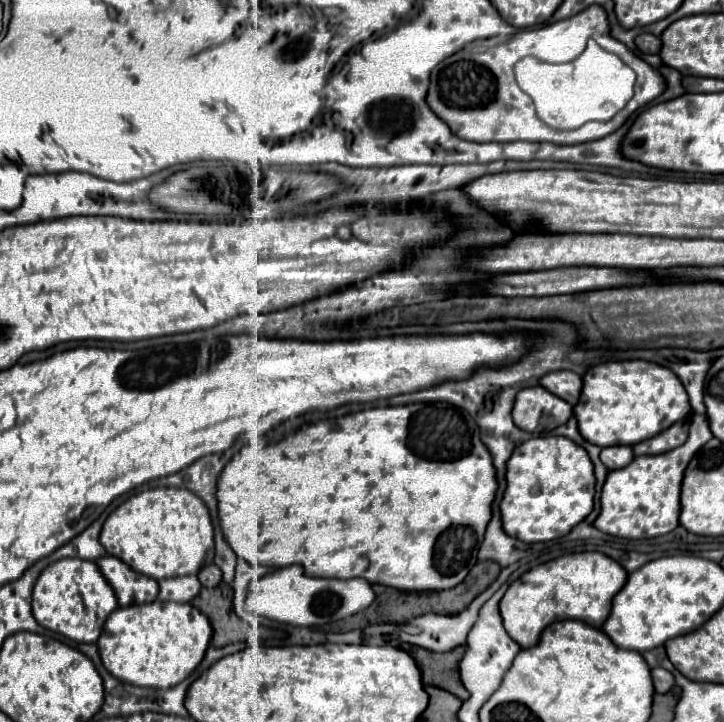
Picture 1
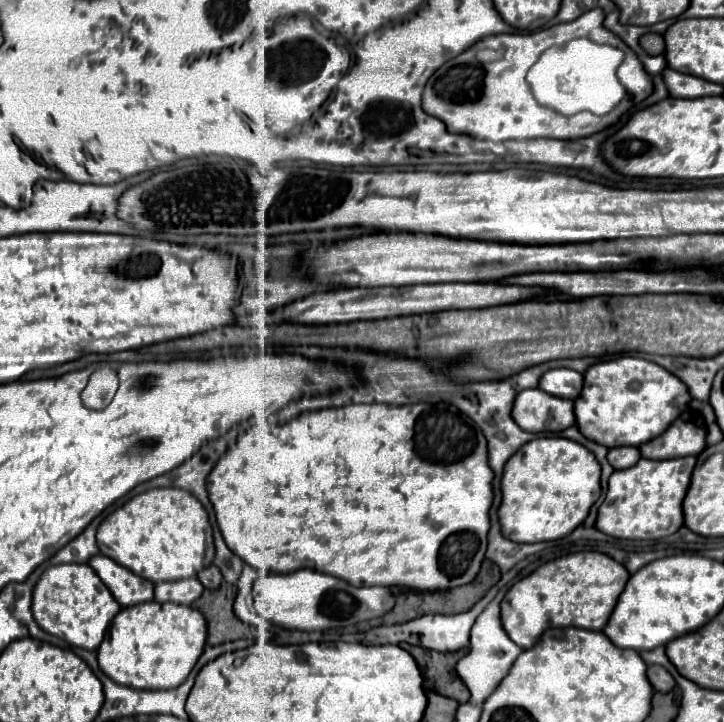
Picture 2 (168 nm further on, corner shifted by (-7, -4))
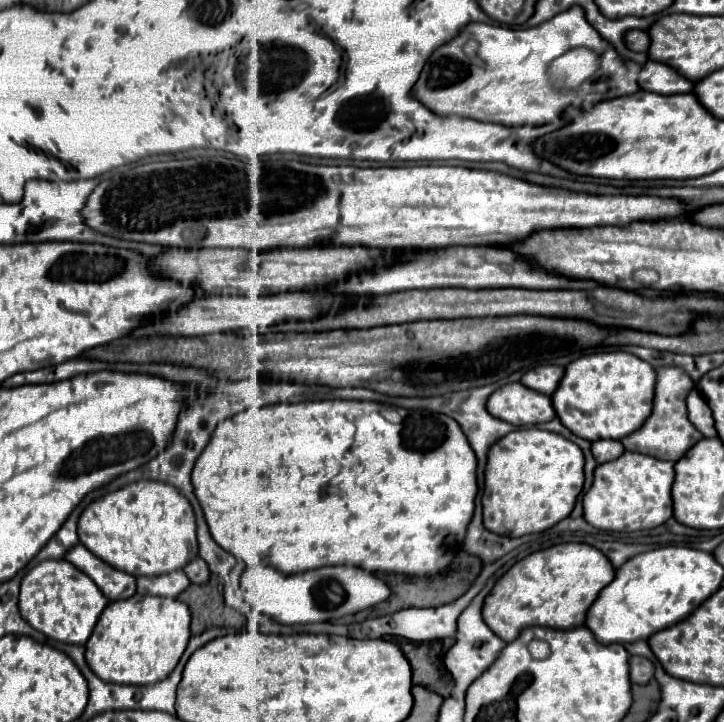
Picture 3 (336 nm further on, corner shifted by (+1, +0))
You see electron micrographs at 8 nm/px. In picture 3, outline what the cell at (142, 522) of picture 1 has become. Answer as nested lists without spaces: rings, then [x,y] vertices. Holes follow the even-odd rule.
[[[138,480],[90,502],[78,518],[80,542],[106,564],[132,576],[158,576],[184,568],[198,556],[190,502],[164,482]]]

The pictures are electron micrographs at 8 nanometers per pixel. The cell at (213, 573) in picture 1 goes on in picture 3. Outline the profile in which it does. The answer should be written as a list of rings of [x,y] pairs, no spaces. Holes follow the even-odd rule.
[[[194,558],[192,562],[188,562],[188,564],[184,566],[184,572],[186,572],[186,576],[190,578],[190,582],[194,582],[194,584],[206,584],[208,578],[210,578],[208,564],[206,564],[202,558]]]

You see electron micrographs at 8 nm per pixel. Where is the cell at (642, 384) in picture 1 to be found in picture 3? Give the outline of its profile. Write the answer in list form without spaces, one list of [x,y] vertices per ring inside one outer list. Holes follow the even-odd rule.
[[[628,352],[586,354],[566,366],[564,378],[552,394],[552,406],[562,424],[576,436],[590,442],[600,438],[620,440],[648,418],[654,384],[654,368]]]

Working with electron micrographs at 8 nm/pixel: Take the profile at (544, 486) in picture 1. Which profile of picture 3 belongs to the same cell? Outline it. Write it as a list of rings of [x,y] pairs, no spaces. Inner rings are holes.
[[[522,428],[506,434],[488,450],[482,494],[484,526],[494,534],[508,536],[548,530],[572,512],[584,484],[582,468],[582,450],[556,432]]]

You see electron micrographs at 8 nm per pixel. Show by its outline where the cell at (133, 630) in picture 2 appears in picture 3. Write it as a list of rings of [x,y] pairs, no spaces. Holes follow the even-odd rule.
[[[134,594],[126,600],[110,602],[98,618],[86,642],[86,662],[90,670],[106,682],[148,684],[166,678],[178,664],[190,638],[190,610],[176,598],[152,598]]]

